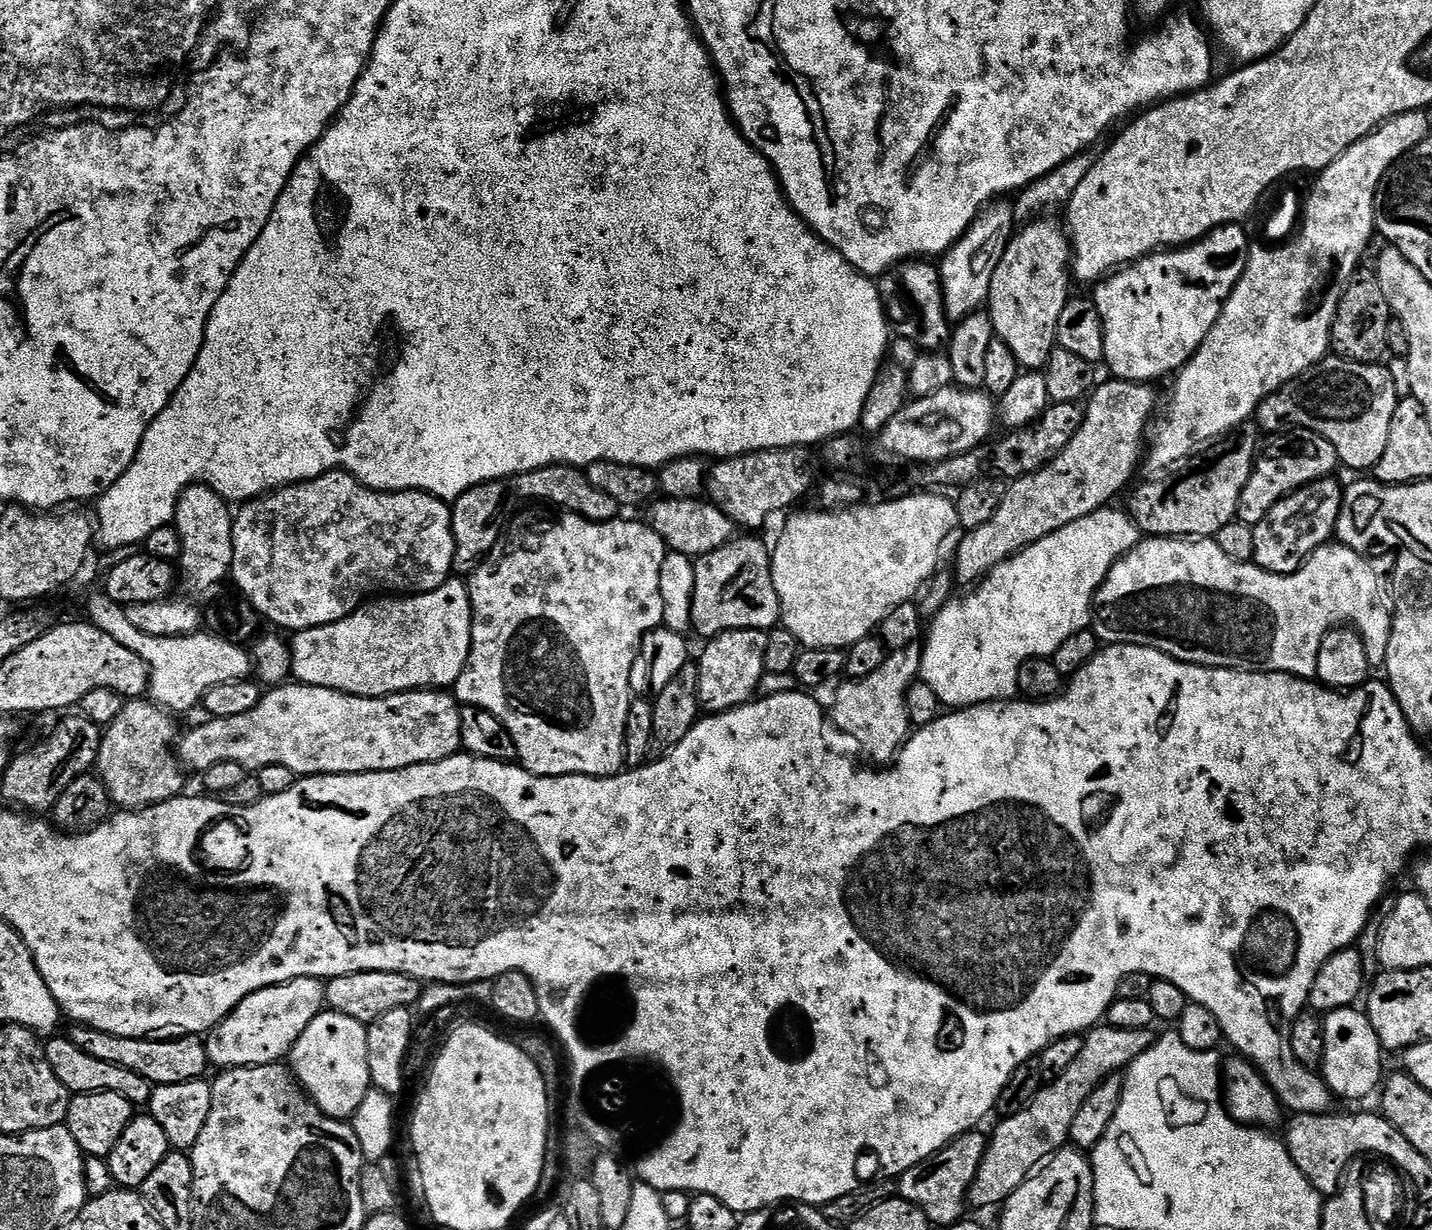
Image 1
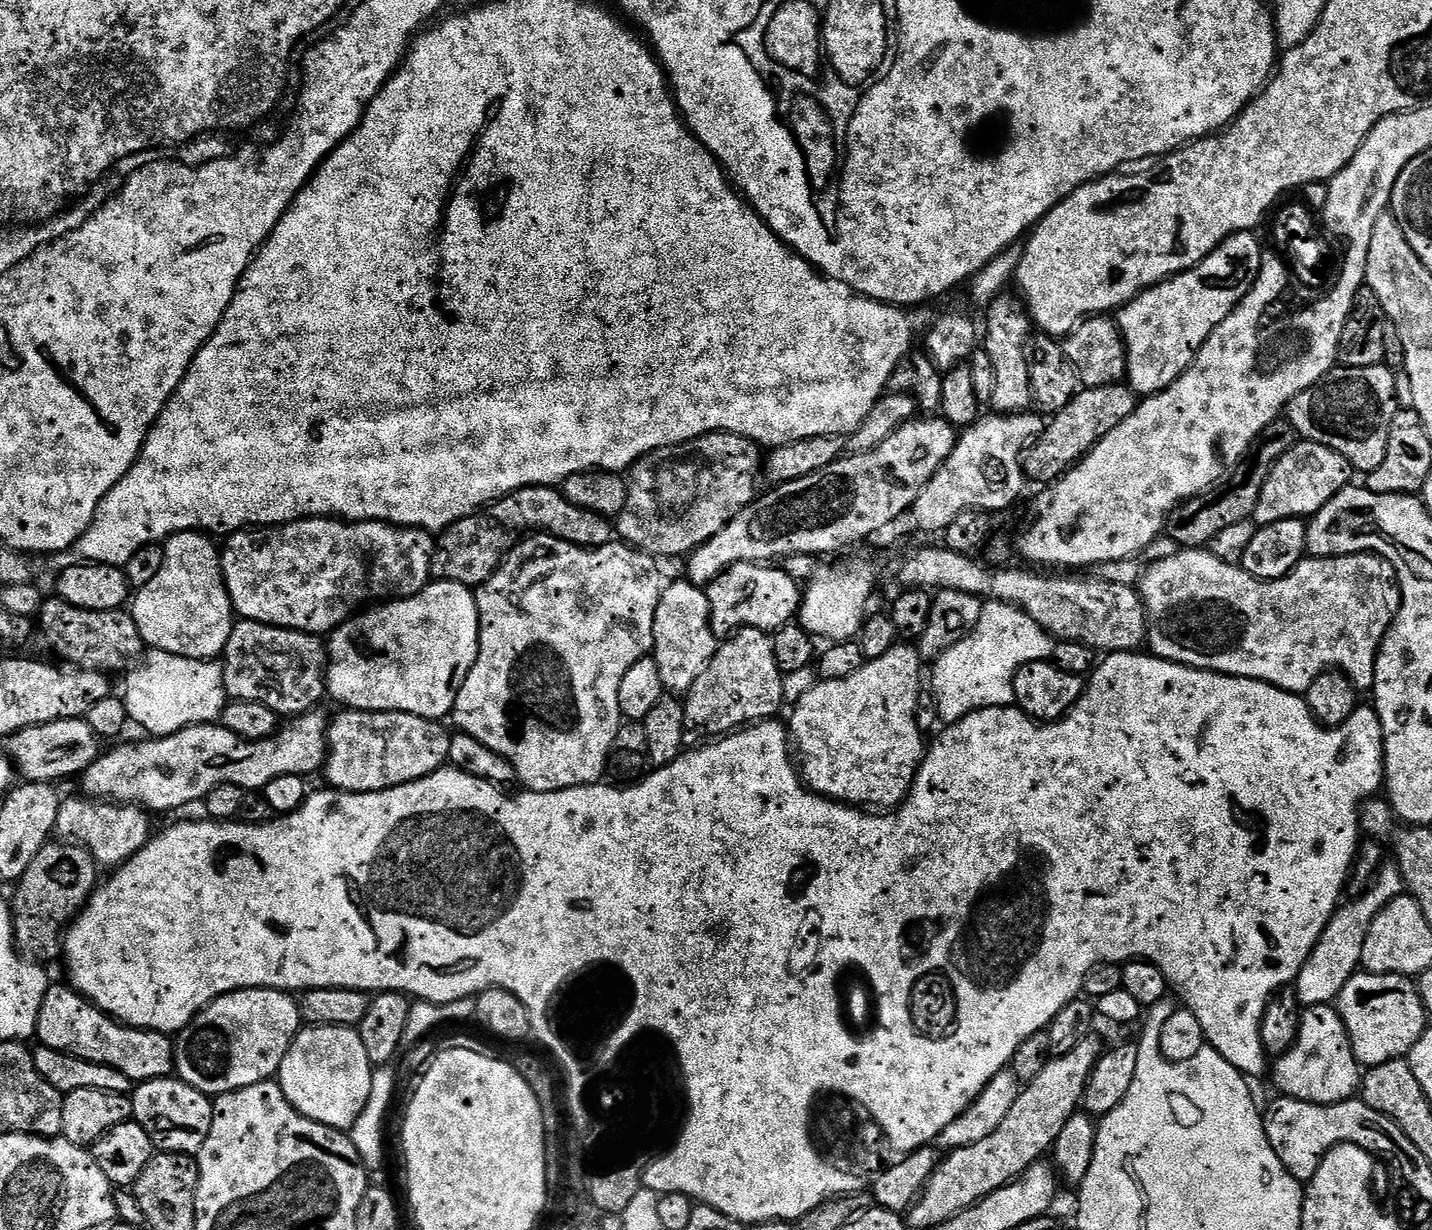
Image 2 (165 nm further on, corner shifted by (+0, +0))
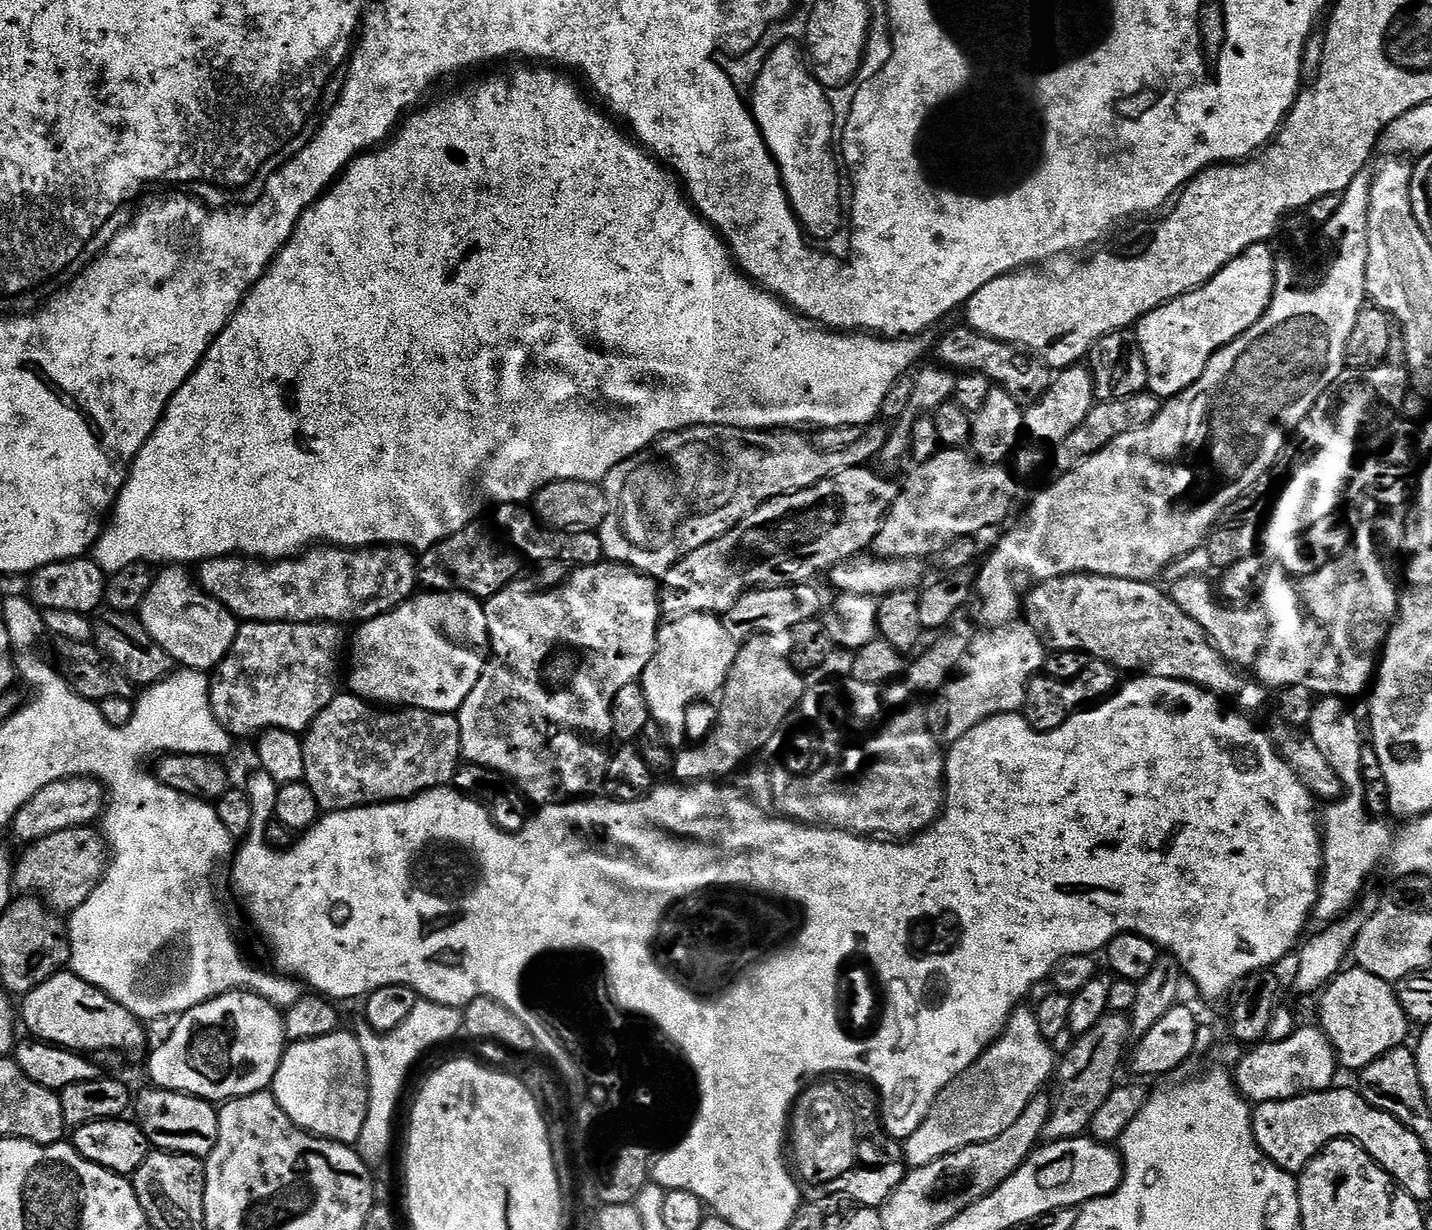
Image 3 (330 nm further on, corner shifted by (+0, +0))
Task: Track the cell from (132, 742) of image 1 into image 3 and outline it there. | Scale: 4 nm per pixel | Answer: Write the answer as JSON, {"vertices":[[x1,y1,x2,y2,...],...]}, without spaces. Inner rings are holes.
{"vertices":[[95,827,58,830,58,834,50,834,23,851,24,857,16,860,15,891,32,898,42,898,57,914,75,912,104,878,106,841]]}

